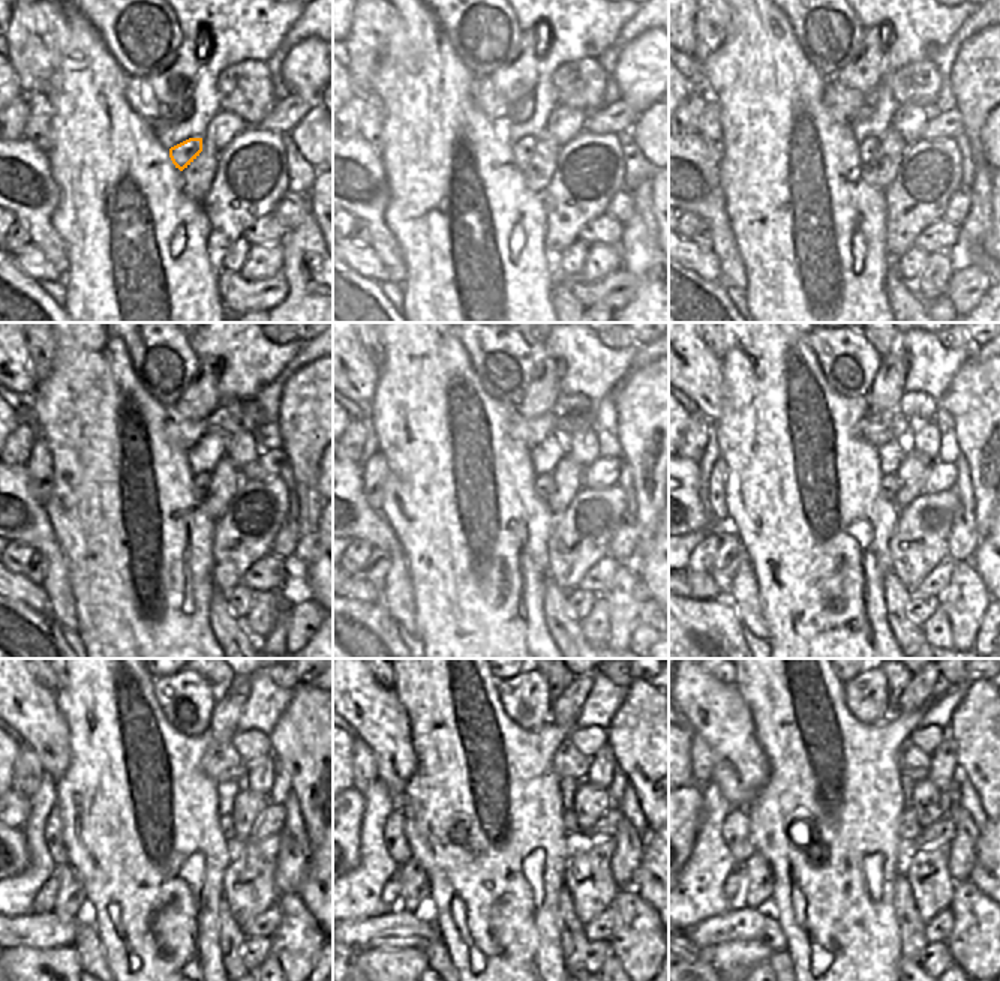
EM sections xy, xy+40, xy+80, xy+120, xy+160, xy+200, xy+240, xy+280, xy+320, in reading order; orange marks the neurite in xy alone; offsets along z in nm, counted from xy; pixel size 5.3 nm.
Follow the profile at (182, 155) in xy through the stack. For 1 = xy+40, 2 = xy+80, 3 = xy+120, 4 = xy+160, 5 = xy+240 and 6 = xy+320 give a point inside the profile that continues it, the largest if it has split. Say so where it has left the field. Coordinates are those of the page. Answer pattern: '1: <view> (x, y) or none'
1: xy+40 (523, 150)
2: xy+80 (868, 147)
3: xy+120 (201, 482)
4: xy+160 (544, 485)
5: xy+240 (225, 821)
6: xy+320 (909, 830)

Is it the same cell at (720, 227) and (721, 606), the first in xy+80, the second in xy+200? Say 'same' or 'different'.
different

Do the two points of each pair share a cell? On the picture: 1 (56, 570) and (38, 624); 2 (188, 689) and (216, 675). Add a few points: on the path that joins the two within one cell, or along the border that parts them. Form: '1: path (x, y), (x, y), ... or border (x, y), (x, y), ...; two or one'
1: border (48, 612), (62, 626); two
2: border (198, 674), (210, 686), (215, 704); two

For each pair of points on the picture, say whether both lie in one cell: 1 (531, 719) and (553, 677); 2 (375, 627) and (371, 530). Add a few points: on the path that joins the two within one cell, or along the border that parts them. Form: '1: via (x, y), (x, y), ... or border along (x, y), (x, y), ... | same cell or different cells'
1: border along (540, 674), (549, 689), (550, 707) | different cells
2: border along (381, 603), (401, 627) | different cells

